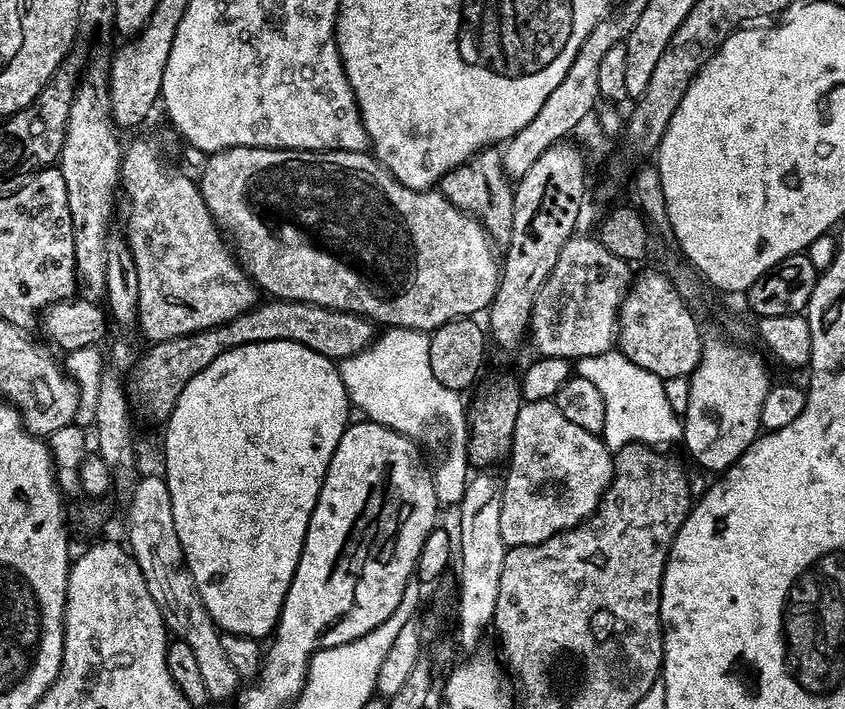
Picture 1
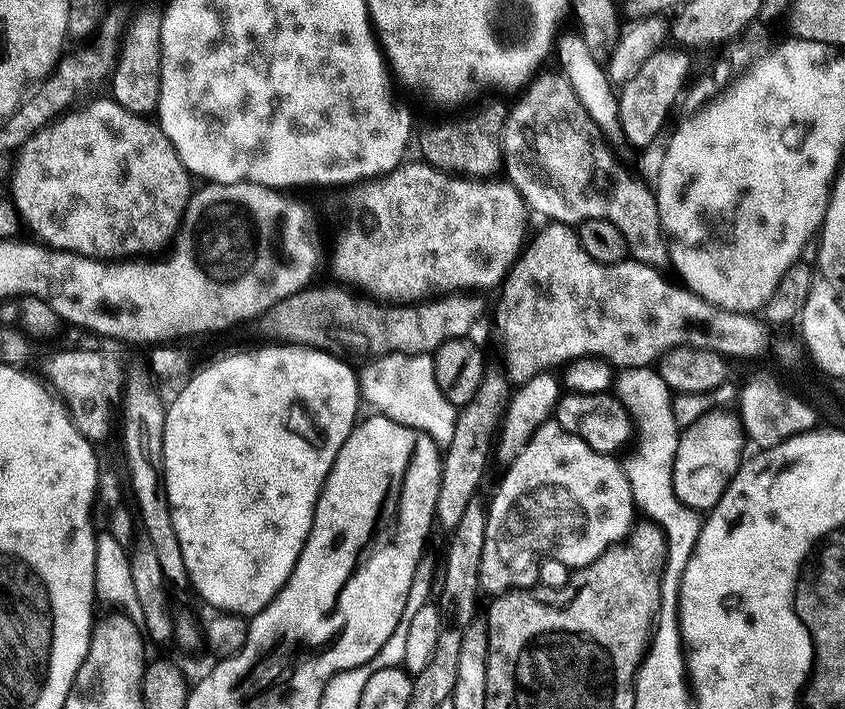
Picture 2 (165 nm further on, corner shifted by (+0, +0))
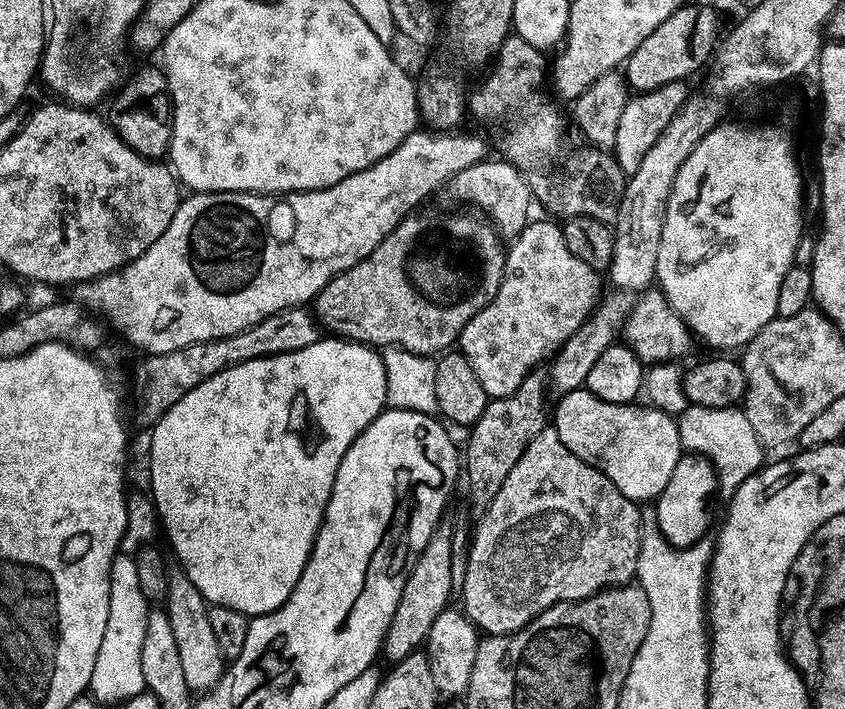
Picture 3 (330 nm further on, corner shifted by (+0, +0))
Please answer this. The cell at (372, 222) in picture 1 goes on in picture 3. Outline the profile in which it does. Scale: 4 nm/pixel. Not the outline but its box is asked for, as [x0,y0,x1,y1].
[446,158,534,238]

